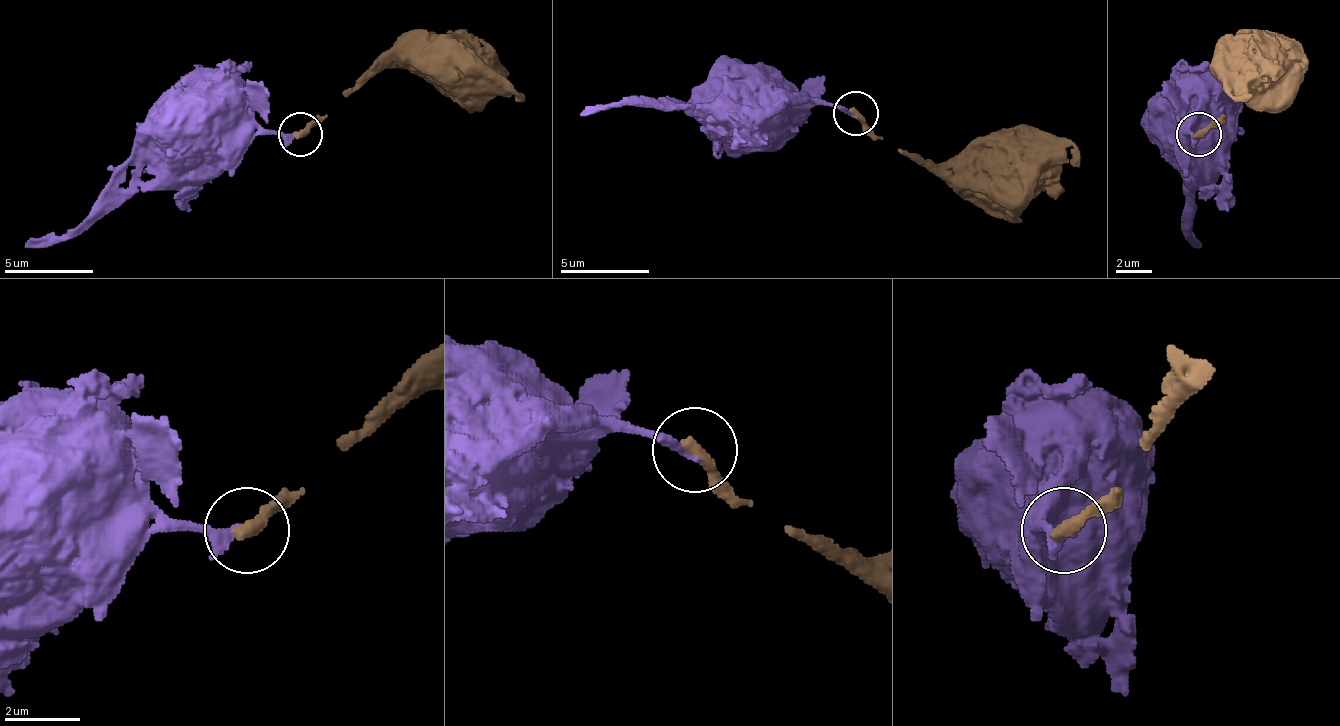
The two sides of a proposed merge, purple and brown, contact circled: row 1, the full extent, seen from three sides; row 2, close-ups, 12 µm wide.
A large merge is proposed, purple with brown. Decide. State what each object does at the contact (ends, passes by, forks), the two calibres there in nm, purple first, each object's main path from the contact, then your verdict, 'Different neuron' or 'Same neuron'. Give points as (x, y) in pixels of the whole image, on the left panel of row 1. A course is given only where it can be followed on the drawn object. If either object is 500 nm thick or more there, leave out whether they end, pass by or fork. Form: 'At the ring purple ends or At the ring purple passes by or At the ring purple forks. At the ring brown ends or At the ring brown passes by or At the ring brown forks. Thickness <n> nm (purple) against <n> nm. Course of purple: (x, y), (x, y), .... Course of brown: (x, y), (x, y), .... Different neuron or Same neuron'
At the ring purple ends. At the ring brown ends. Thickness 280 nm (purple) against 360 nm. Course of purple: (297, 133), (204, 129). Course of brown: (301, 133), (328, 115), (385, 66), (447, 71). Different neuron

